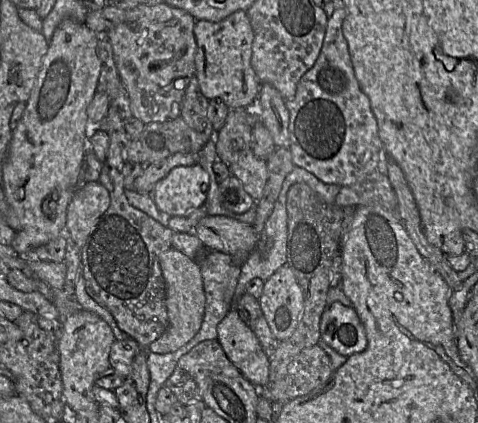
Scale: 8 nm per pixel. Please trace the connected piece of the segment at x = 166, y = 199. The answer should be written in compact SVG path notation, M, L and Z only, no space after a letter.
M200 164L178 166L156 183L150 195L160 211L182 216L205 204L209 185L209 174Z

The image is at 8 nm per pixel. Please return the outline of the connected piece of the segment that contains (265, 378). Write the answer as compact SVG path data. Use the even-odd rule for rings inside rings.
M230 310L217 327L217 340L228 359L258 389L269 381L269 358L237 310Z

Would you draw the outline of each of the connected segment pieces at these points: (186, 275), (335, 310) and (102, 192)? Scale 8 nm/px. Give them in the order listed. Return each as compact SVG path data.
M175 248L161 253L160 266L166 287L166 306L169 317L167 330L149 346L151 352L167 354L186 345L200 330L206 305L200 265Z
M334 302L326 307L320 321L321 340L343 356L367 348L365 328L353 307Z
M100 181L82 183L69 203L66 236L82 251L98 219L110 206L110 194Z

